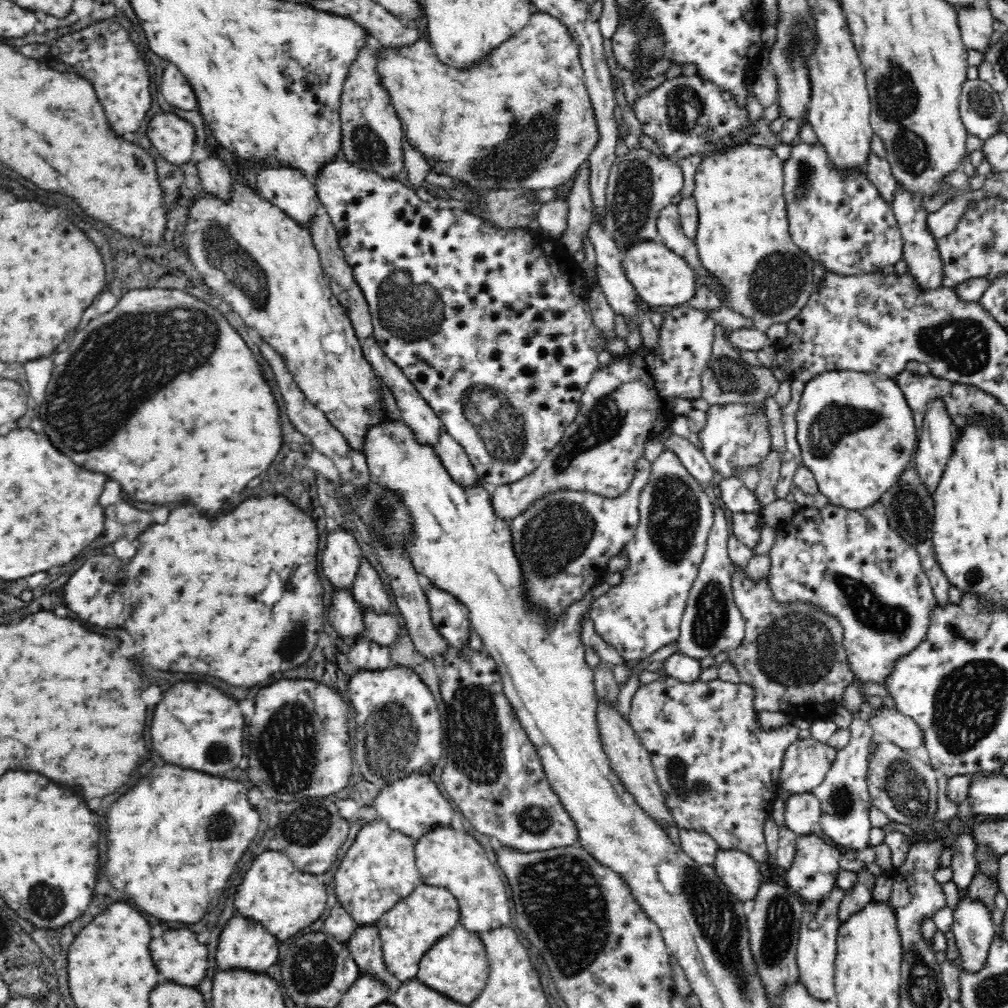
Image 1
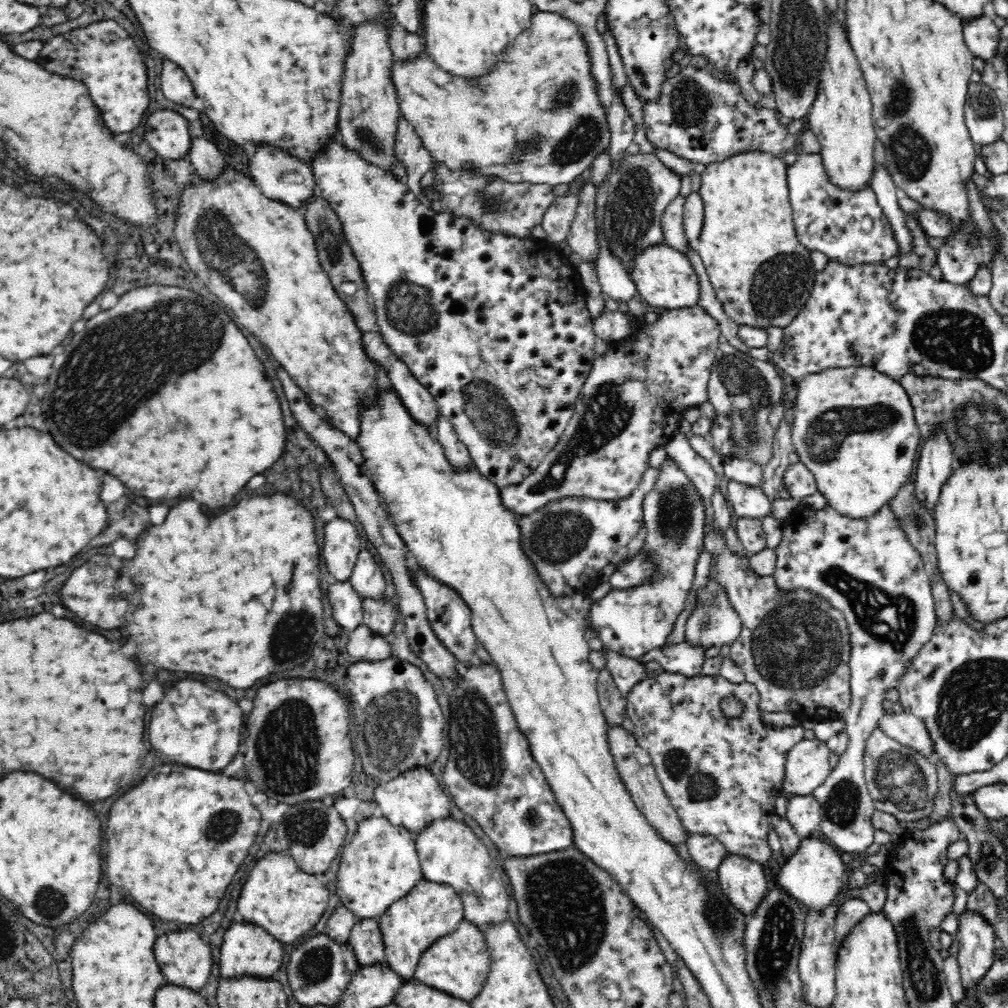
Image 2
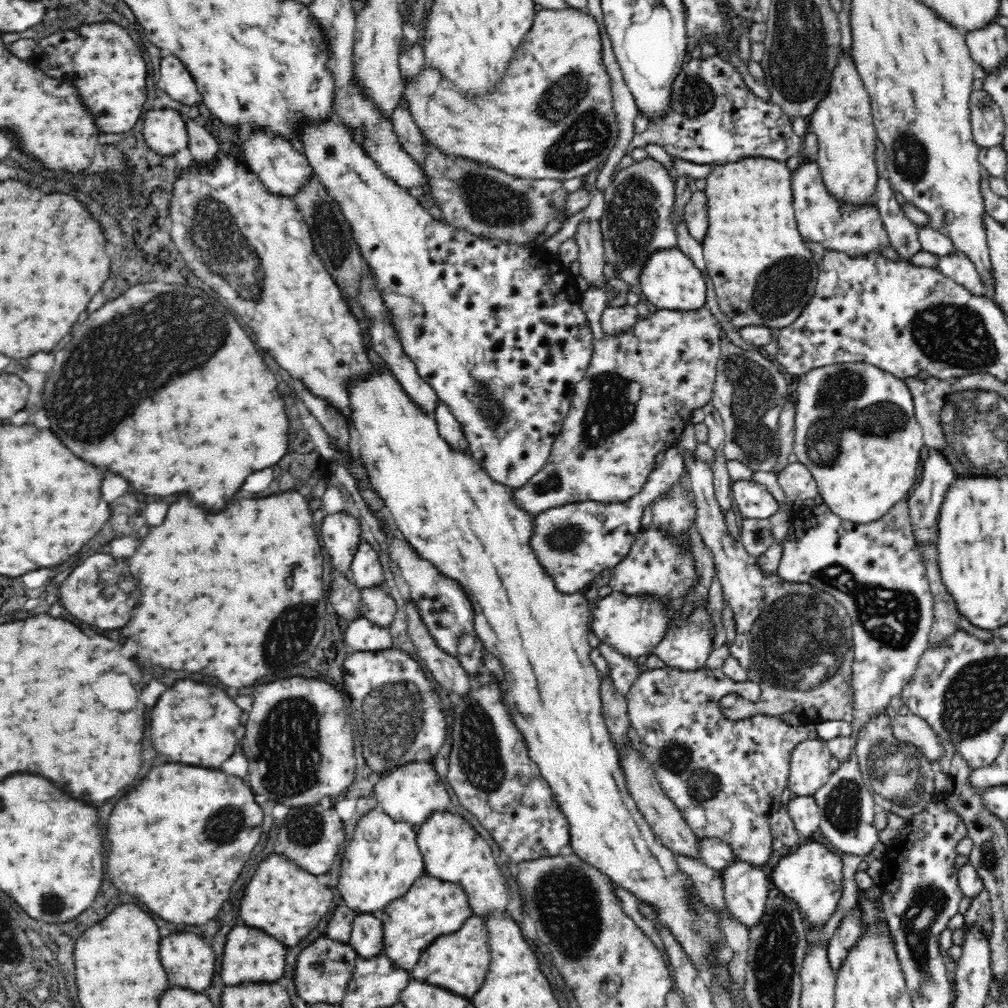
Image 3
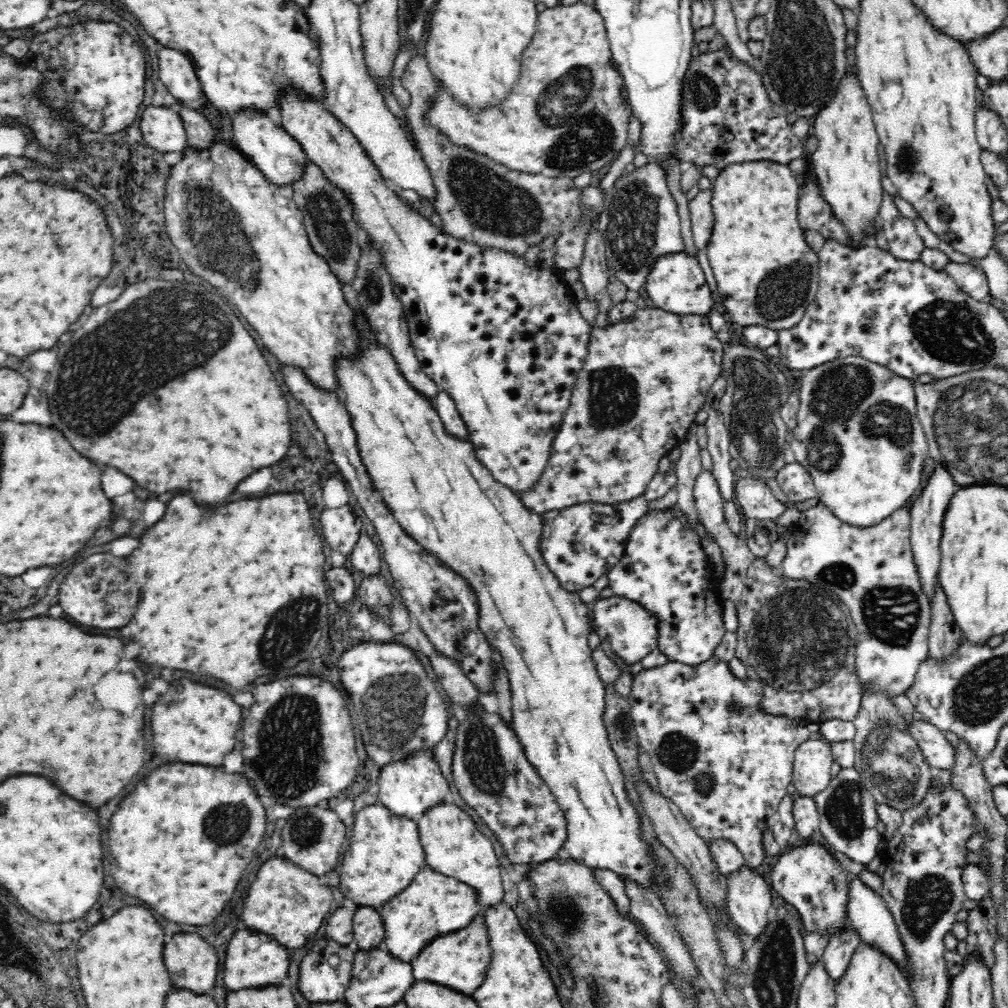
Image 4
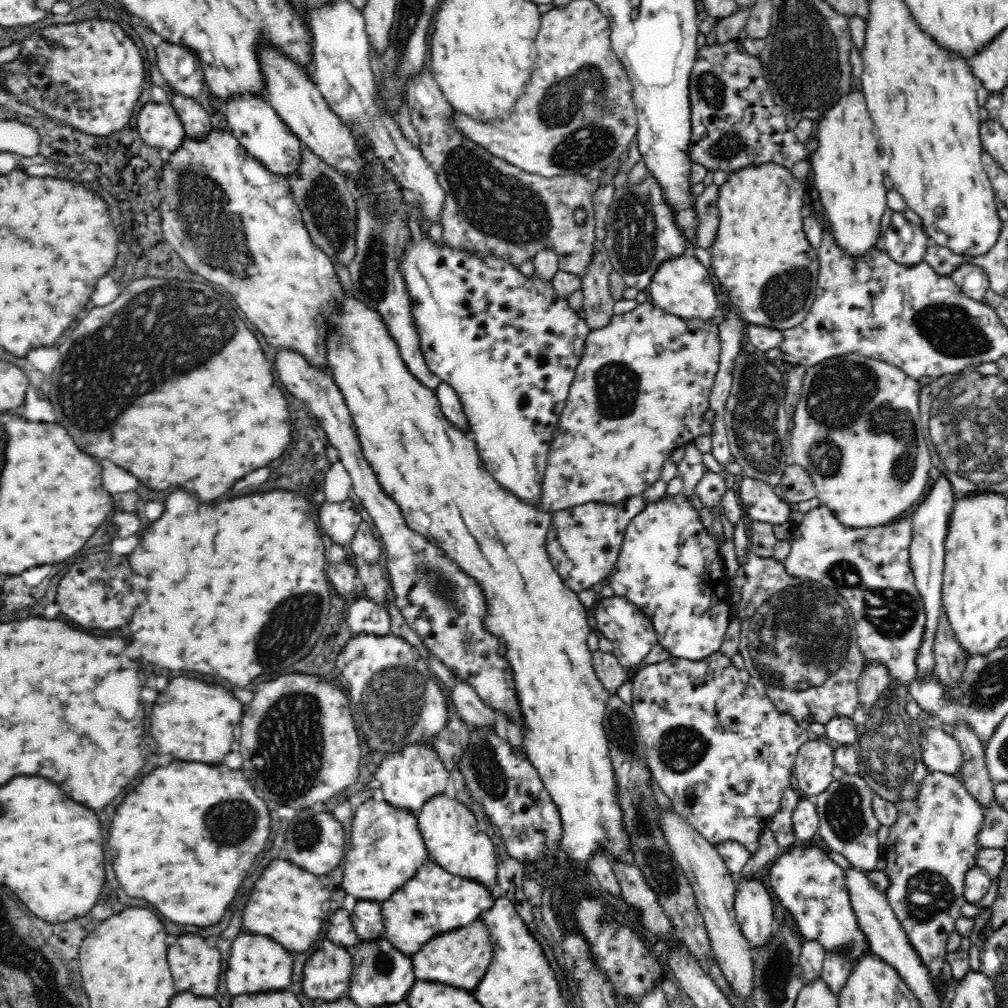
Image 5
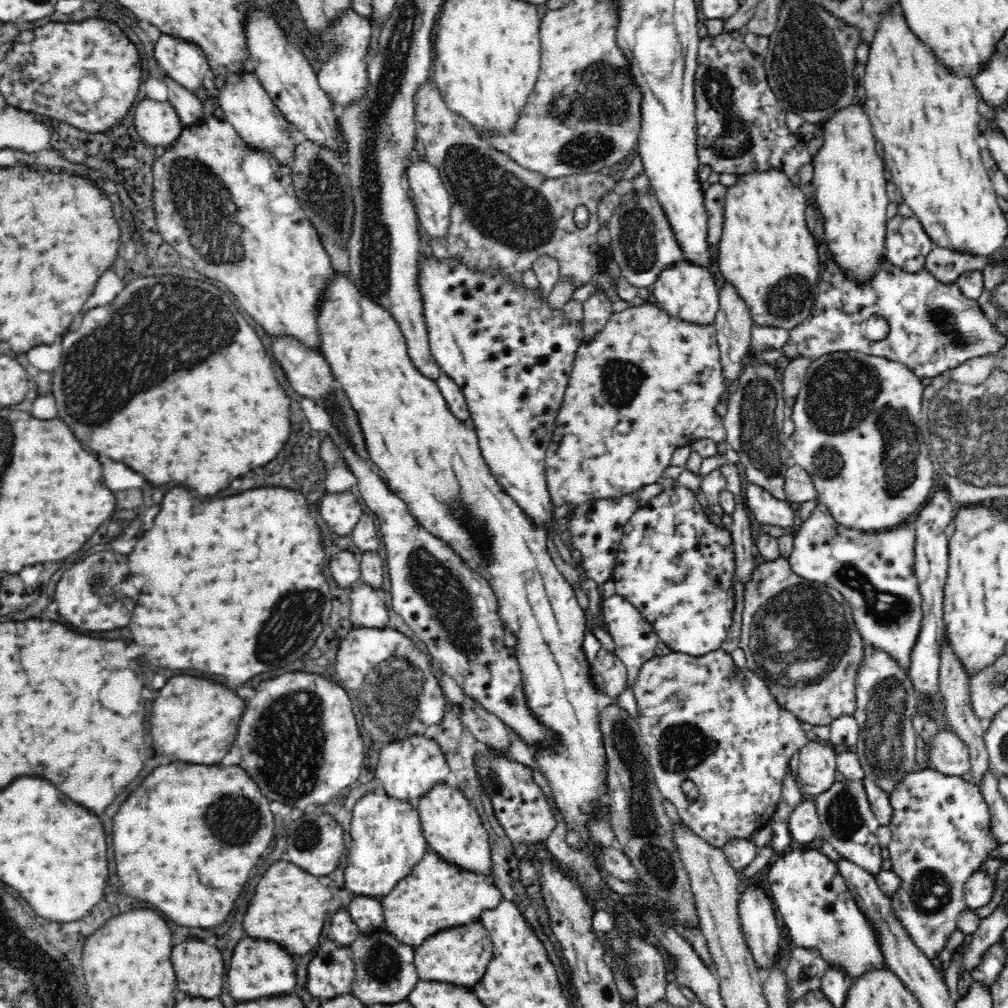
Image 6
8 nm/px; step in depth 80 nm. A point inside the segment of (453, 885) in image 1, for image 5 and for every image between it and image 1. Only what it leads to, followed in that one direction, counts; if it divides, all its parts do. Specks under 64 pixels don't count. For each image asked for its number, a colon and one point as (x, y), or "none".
2: (450, 852)
3: (452, 849)
4: (453, 844)
5: (454, 840)

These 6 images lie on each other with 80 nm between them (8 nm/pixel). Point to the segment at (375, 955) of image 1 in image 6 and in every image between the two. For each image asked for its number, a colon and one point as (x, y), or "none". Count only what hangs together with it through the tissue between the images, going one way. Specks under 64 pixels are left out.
2: (366, 940)
3: (367, 933)
4: (368, 927)
5: (367, 916)
6: (367, 911)

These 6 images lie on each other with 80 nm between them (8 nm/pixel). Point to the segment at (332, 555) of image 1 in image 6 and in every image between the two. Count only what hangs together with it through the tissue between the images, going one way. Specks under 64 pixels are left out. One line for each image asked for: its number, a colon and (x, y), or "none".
2: (342, 543)
3: (341, 532)
4: (341, 527)
5: (340, 519)
6: (341, 510)

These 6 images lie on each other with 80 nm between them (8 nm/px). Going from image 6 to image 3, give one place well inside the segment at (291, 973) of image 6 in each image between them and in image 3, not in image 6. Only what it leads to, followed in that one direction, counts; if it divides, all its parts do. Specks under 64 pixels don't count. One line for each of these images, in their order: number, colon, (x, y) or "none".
3: (246, 948)
4: (253, 961)
5: (257, 965)

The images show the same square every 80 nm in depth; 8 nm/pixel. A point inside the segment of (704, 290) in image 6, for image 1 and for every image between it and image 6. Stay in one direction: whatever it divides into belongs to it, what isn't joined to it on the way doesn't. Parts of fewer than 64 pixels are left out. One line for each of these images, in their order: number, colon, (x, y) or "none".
1: (661, 277)
2: (664, 277)
3: (670, 280)
4: (676, 283)
5: (682, 286)

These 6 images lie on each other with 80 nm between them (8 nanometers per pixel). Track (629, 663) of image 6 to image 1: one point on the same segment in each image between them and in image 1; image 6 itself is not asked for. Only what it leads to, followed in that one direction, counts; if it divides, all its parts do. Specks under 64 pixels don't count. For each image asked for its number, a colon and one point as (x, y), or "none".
1: (640, 617)
2: (634, 622)
3: (634, 626)
4: (629, 628)
5: (632, 635)

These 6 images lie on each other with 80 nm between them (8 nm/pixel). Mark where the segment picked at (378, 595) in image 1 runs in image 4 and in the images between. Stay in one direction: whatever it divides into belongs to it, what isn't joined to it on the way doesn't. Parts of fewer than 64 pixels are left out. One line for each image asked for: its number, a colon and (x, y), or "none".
2: (366, 577)
3: (366, 568)
4: (365, 556)

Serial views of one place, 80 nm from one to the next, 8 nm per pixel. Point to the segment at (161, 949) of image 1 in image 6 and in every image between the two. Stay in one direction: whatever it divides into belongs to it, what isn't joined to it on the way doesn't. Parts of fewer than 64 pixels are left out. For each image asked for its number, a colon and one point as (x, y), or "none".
2: (186, 960)
3: (194, 963)
4: (187, 956)
5: (196, 967)
6: (200, 970)

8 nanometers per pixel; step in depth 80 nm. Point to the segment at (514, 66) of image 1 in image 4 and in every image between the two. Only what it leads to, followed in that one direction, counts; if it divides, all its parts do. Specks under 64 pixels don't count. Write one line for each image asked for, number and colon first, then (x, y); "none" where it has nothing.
2: (539, 119)
3: (554, 118)
4: (567, 116)

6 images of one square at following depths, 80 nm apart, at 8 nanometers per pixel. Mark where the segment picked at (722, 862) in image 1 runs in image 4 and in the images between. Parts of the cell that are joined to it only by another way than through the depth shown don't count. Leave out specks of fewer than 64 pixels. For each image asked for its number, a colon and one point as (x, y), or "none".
2: (743, 883)
3: (745, 887)
4: (749, 899)

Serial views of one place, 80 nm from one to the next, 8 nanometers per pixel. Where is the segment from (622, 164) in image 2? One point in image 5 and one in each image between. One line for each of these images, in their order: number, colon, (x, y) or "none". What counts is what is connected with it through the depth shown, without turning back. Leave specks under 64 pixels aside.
3: (638, 220)
4: (640, 223)
5: (641, 233)

